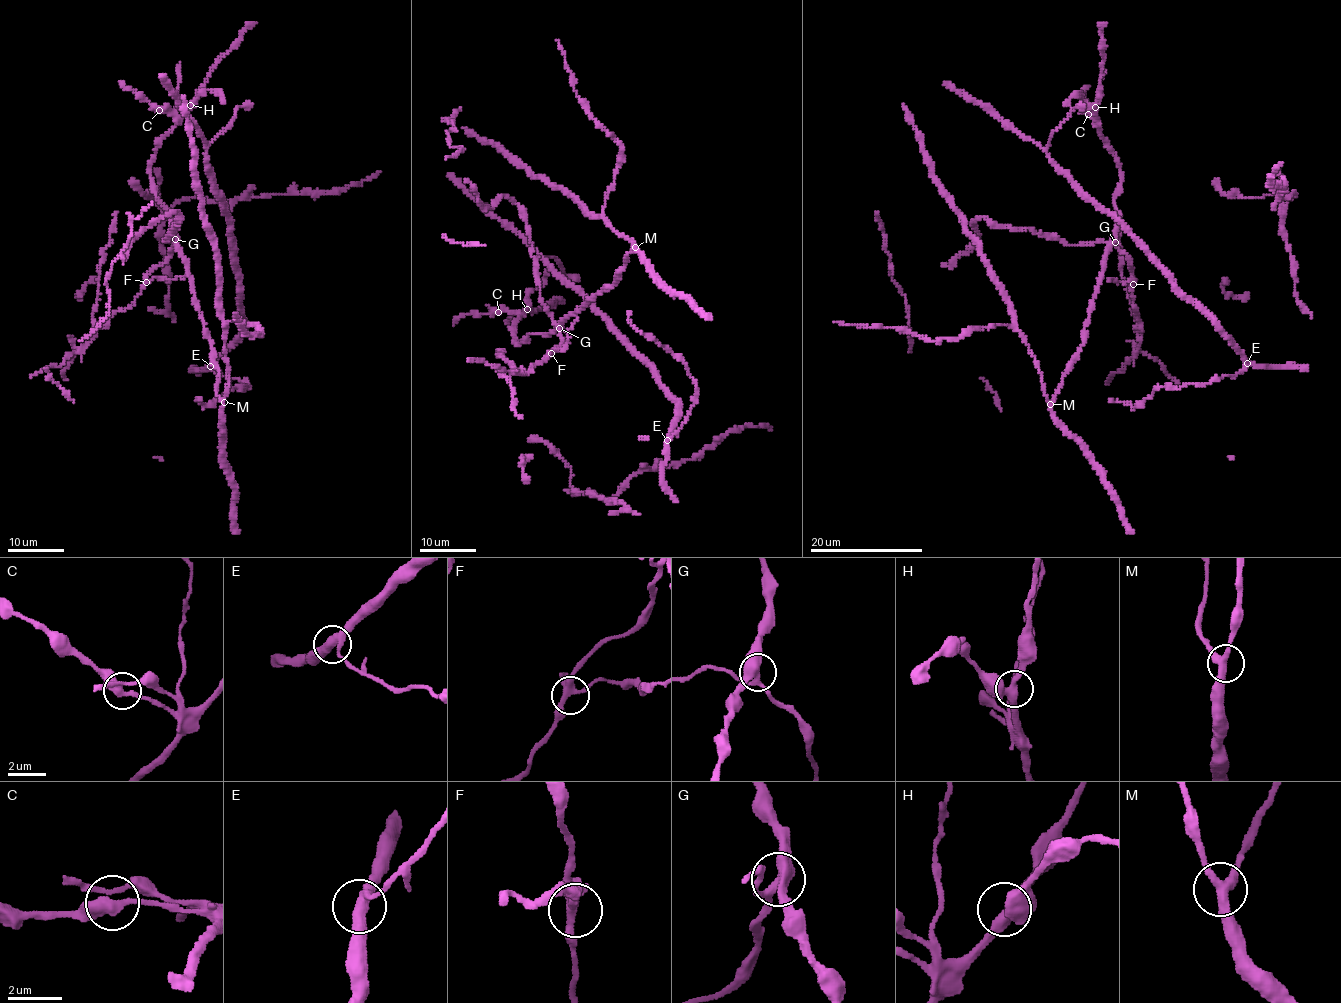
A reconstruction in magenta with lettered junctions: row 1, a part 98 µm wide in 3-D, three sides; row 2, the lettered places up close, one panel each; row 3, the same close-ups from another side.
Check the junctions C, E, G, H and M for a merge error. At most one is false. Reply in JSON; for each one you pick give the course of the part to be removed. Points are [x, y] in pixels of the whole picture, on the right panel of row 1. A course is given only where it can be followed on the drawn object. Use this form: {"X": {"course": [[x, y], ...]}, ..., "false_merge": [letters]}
{"false_merge": ["G"]}

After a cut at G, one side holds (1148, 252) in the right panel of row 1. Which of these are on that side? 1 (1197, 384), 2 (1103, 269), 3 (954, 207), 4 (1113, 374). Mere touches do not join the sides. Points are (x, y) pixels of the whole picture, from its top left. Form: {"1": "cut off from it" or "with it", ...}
{"1": "with it", "2": "with it", "3": "with it", "4": "cut off from it"}

